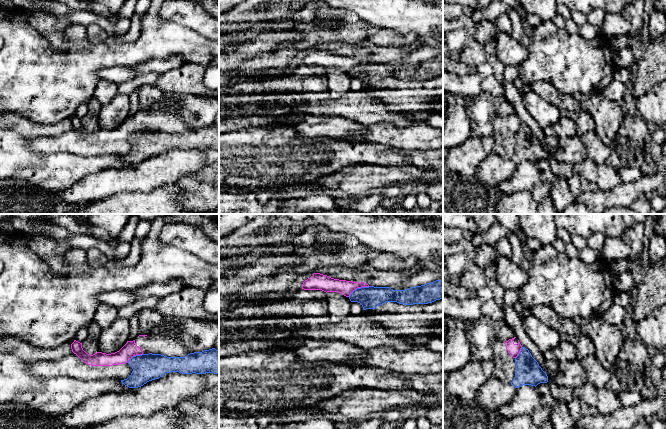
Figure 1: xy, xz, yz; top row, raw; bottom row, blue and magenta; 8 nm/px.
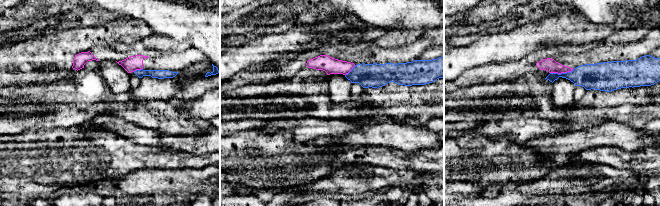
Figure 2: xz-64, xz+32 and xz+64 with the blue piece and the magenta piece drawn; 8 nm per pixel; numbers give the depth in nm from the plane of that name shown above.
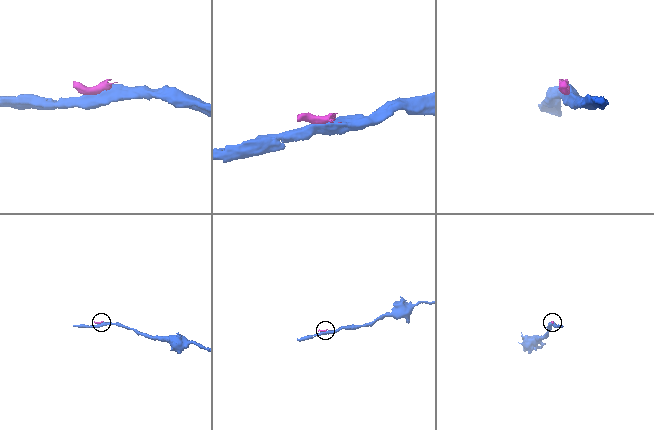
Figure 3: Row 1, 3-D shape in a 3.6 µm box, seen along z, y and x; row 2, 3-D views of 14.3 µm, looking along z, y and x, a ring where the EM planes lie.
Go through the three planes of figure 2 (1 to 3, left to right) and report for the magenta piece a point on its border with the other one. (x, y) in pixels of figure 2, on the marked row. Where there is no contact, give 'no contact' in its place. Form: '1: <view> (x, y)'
1: xz-64 (137, 70)
2: xz+32 (351, 70)
3: xz+64 (561, 73)

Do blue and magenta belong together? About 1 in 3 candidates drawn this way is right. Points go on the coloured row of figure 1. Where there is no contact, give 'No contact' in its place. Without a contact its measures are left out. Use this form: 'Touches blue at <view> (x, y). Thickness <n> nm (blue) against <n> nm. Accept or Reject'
Touches blue at xz (358, 288). Thickness 180 nm (blue) against 120 nm. Reject

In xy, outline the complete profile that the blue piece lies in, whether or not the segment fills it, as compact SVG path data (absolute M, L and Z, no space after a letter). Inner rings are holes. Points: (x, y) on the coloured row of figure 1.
M212 348L190 353L185 357L167 357L149 353L133 356L127 363L133 371L121 382L129 388L138 388L170 372L219 374L219 351Z

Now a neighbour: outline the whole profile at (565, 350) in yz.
M562 340L558 346L543 353L545 360L553 360L555 362L568 359L576 360L576 349L570 342Z

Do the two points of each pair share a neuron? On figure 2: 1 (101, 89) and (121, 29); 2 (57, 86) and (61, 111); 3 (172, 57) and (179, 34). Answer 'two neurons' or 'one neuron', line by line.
1: two neurons
2: two neurons
3: two neurons

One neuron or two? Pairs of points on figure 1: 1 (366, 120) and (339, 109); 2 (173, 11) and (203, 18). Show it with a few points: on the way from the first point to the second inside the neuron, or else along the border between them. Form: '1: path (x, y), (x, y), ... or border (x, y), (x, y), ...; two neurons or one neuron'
1: path (359, 113), (355, 109), (346, 109); one neuron
2: path (180, 11), (191, 13), (196, 17); one neuron

